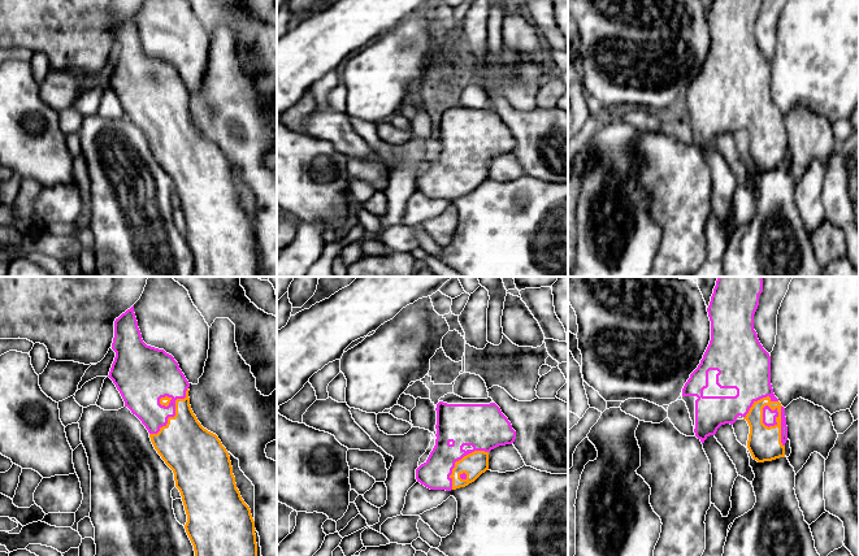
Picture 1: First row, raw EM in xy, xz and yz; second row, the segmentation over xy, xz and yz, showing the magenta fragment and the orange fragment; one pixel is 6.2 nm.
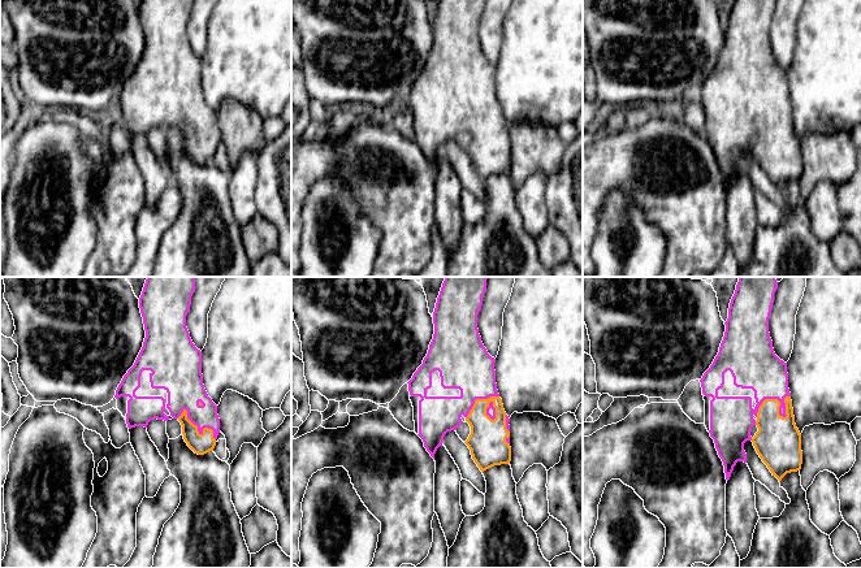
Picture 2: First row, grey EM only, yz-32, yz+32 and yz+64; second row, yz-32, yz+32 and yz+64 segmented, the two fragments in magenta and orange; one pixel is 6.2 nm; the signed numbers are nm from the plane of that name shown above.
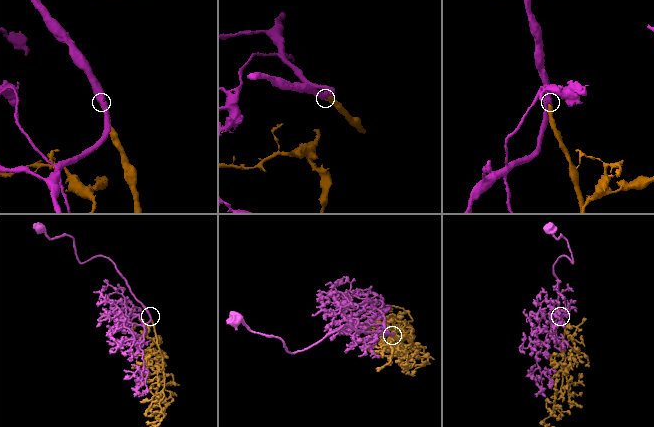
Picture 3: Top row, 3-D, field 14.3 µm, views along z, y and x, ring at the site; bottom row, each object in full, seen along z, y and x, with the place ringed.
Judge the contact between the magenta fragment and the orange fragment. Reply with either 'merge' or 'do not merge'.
merge

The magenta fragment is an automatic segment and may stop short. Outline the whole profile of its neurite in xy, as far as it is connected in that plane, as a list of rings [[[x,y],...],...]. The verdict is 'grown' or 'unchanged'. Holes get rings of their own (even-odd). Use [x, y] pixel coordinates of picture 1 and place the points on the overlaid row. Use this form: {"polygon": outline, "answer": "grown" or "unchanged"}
{"polygon": [[[134,305],[116,318],[112,349],[116,357],[108,377],[120,391],[125,407],[146,426],[155,449],[174,473],[175,487],[187,514],[185,529],[195,556],[257,556],[255,521],[237,488],[229,452],[218,436],[204,429],[194,414],[188,398],[190,383],[174,357],[143,342]]], "answer": "grown"}

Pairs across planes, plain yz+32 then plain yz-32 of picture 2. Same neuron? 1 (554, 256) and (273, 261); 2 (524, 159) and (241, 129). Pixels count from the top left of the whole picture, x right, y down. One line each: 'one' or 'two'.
1: two
2: one

